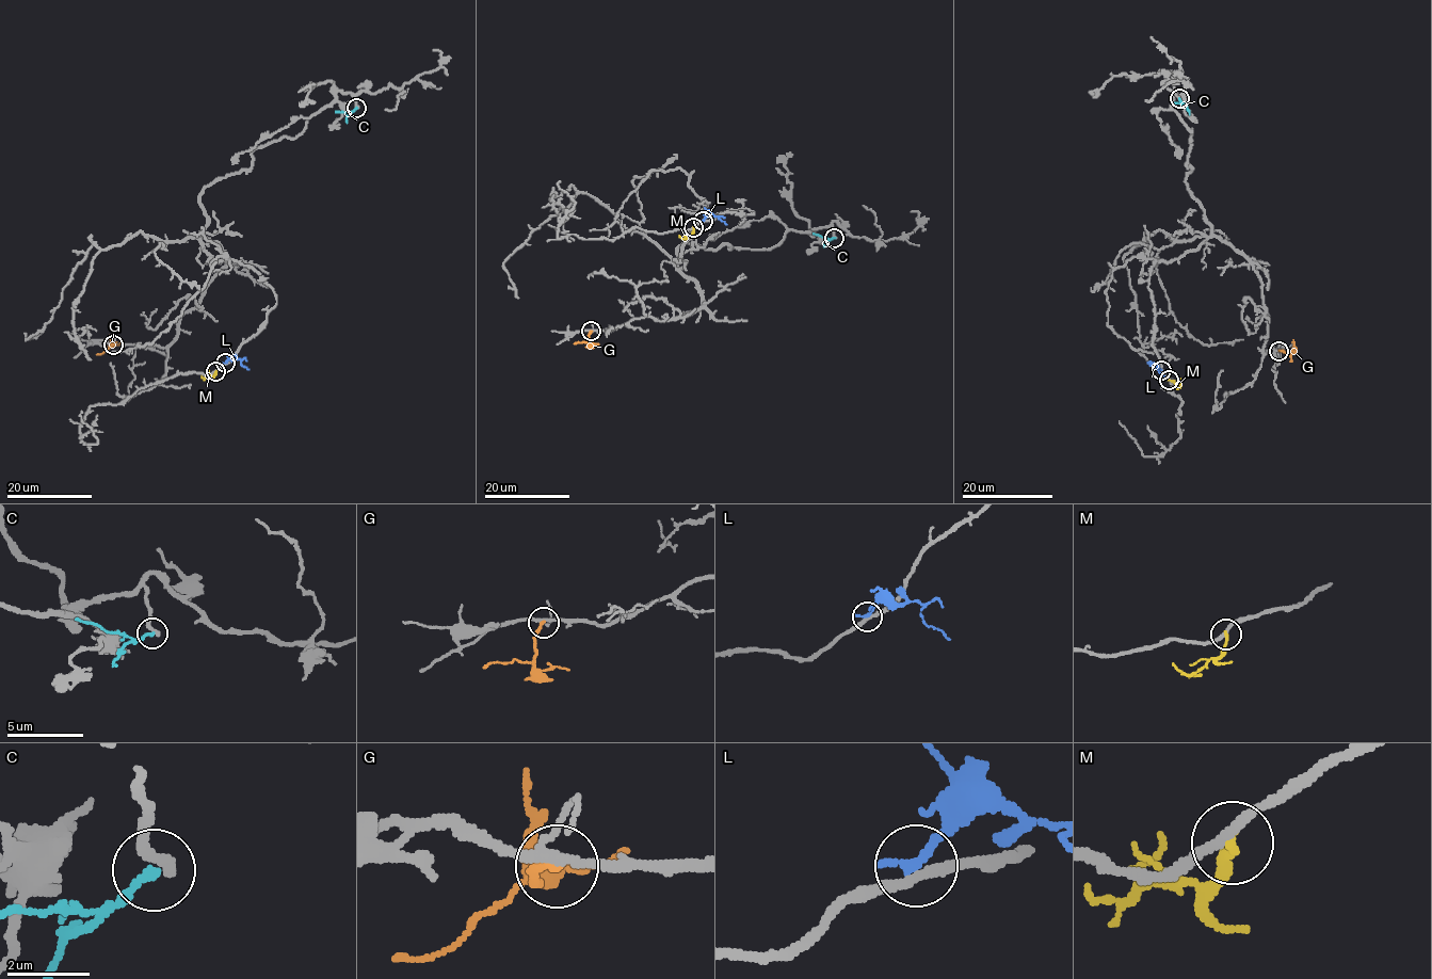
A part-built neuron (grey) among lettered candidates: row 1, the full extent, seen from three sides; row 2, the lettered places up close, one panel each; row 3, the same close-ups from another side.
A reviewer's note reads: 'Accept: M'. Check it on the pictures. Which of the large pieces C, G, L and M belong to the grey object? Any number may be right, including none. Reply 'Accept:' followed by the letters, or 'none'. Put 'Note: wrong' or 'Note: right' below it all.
Accept: none
Note: wrong

